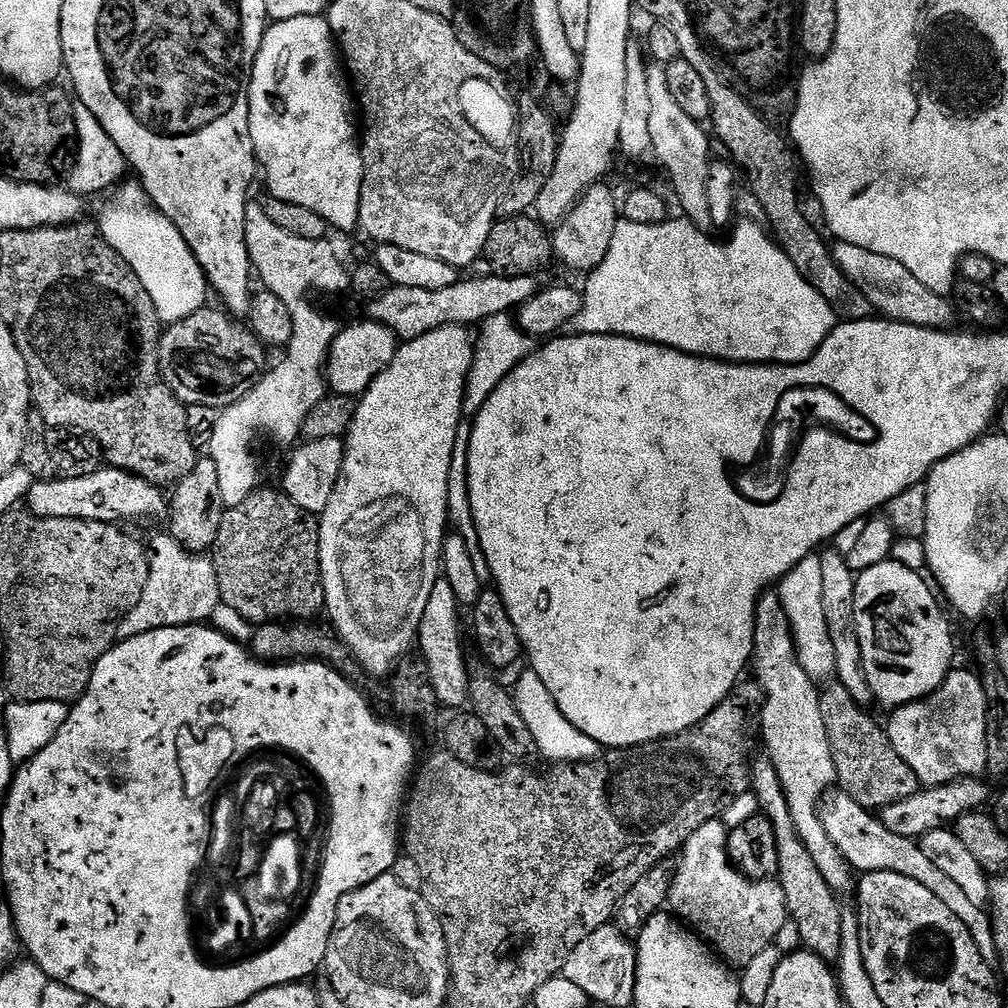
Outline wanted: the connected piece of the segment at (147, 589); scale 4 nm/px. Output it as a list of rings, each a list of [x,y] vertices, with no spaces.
[[[170,534],[156,536],[147,541],[148,577],[142,590],[142,598],[122,618],[120,640],[129,640],[138,634],[146,634],[159,628],[173,628],[183,624],[199,624],[211,621],[215,608],[222,601],[218,590],[216,566],[207,555],[188,552]]]

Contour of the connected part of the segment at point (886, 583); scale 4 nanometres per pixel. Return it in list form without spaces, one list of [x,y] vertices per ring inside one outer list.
[[[896,558],[870,566],[856,576],[854,618],[860,643],[860,663],[871,699],[877,700],[882,707],[888,708],[887,710],[895,710],[904,704],[929,696],[947,678],[953,667],[952,628],[936,601],[937,593],[933,592],[914,569],[899,564]]]

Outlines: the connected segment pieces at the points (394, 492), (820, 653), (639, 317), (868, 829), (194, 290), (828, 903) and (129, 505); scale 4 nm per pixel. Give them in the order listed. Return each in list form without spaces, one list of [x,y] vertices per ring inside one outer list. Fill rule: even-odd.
[[[451,324],[433,332],[422,334],[413,340],[403,341],[397,347],[394,358],[378,378],[359,397],[356,413],[348,434],[344,440],[344,471],[342,479],[336,483],[334,494],[326,506],[326,510],[319,513],[320,525],[320,573],[324,583],[324,606],[326,616],[329,616],[331,627],[337,636],[343,640],[349,651],[355,656],[358,664],[364,667],[369,677],[387,677],[396,667],[397,660],[413,647],[417,639],[417,632],[426,613],[426,602],[430,602],[430,590],[434,590],[438,577],[441,575],[440,551],[444,545],[448,524],[448,487],[452,484],[452,455],[456,452],[456,435],[460,432],[460,416],[464,412],[464,383],[468,380],[468,371],[472,368],[472,354],[474,340],[467,327]]]
[[[819,555],[806,557],[794,570],[784,575],[778,585],[778,595],[786,610],[786,618],[792,627],[792,638],[796,642],[796,656],[802,670],[811,676],[813,681],[828,682],[836,674],[836,655],[834,642],[830,642],[829,626],[826,624],[822,603],[822,566]]]
[[[669,218],[665,220],[663,224],[651,224],[650,226],[642,226],[638,222],[630,222],[629,220],[621,219],[614,230],[614,238],[610,238],[610,250],[606,250],[606,258],[602,258],[602,262],[593,272],[587,273],[585,280],[588,281],[585,282],[584,288],[582,287],[580,312],[568,323],[567,331],[577,336],[629,336],[635,340],[644,340],[647,344],[662,344],[666,348],[673,348],[679,352],[685,352],[688,356],[702,356],[710,360],[722,360],[733,364],[800,364],[803,360],[810,359],[822,346],[822,342],[832,333],[832,329],[835,328],[838,323],[838,317],[834,314],[832,307],[826,302],[826,298],[822,298],[822,294],[818,294],[818,290],[812,288],[810,282],[806,282],[806,278],[802,278],[802,274],[798,274],[798,270],[794,266],[792,259],[789,258],[788,253],[776,243],[775,239],[765,230],[765,227],[761,224],[754,223],[752,220],[741,219],[739,221],[740,225],[736,228],[736,233],[734,233],[725,244],[715,244],[714,241],[708,240],[709,233],[707,231],[697,228],[696,225],[687,218],[679,219],[680,220]],[[716,336],[724,336],[724,344],[716,344]]]
[[[842,790],[833,791],[821,803],[818,811],[830,842],[840,851],[849,869],[860,874],[893,872],[902,874],[906,878],[914,878],[914,882],[926,886],[926,890],[930,890],[934,898],[939,898],[949,910],[954,910],[954,918],[964,923],[984,961],[991,966],[997,963],[996,943],[989,913],[984,908],[974,906],[974,902],[970,902],[970,898],[958,887],[958,882],[952,881],[942,870],[938,870],[938,866],[934,866],[934,862],[930,862],[930,858],[926,858],[926,854],[920,849],[916,840],[902,838],[902,834],[893,834],[892,831],[886,830],[879,815],[873,814],[858,802],[854,802],[854,798],[850,798]]]
[[[116,204],[101,214],[98,227],[104,241],[131,266],[138,282],[142,282],[161,321],[169,325],[209,303],[208,279],[198,266],[186,238],[182,238],[180,231],[155,207],[144,204]]]
[[[767,755],[753,759],[750,764],[750,792],[756,795],[760,803],[759,811],[768,819],[774,830],[776,850],[778,852],[778,879],[786,894],[786,906],[791,920],[798,926],[801,934],[801,945],[818,958],[829,962],[839,961],[842,946],[842,926],[845,919],[840,916],[840,906],[836,902],[837,893],[822,878],[822,870],[814,862],[810,850],[800,840],[796,832],[794,818],[790,818],[790,806],[786,802],[786,794],[782,790],[782,782],[778,778],[778,770],[774,770]]]
[[[101,466],[94,474],[82,478],[62,478],[61,480],[36,480],[26,497],[27,511],[38,518],[78,518],[119,525],[120,520],[160,520],[163,521],[170,511],[169,501],[159,487],[120,468]]]

